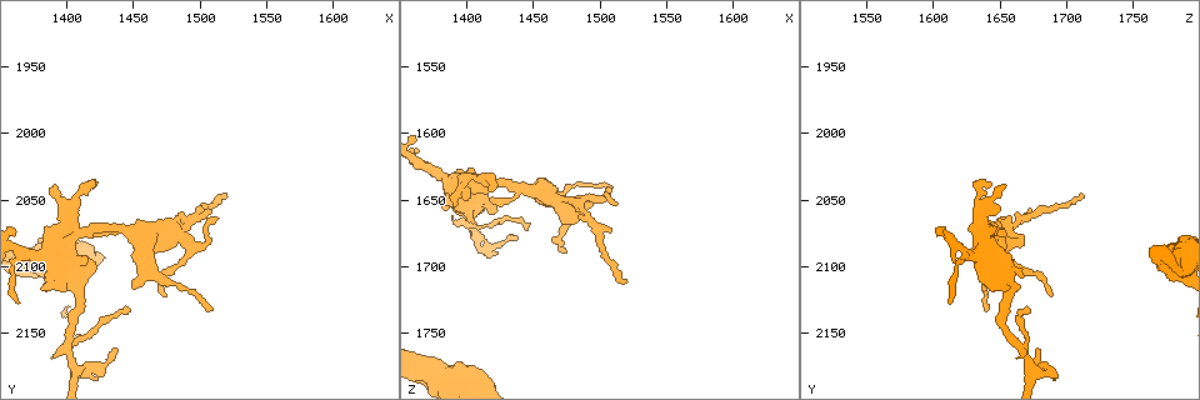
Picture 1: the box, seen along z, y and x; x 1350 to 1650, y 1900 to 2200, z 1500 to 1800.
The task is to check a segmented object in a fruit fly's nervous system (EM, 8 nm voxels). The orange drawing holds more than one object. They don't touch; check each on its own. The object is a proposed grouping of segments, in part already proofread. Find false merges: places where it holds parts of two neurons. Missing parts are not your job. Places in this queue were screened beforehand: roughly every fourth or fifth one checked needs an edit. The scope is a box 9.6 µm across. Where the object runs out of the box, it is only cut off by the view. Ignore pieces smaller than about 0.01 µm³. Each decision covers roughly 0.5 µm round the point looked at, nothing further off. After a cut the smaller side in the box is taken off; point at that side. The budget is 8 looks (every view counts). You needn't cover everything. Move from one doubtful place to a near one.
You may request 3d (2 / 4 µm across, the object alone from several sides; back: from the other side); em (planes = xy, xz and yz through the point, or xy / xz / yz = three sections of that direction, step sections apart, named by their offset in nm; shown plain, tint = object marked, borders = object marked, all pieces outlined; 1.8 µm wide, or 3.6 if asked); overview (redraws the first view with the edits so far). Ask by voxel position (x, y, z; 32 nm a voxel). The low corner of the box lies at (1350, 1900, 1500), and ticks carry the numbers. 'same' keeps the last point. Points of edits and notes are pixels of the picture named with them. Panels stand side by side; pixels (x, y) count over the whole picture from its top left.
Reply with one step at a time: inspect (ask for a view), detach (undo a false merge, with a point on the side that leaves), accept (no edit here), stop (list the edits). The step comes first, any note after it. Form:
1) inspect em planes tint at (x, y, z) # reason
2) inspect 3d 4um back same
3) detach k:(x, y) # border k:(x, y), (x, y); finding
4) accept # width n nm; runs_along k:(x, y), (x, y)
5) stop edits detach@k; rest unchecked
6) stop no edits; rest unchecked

inspect 3d 4um back at (1392, 2106, 1650) # thick turns thin

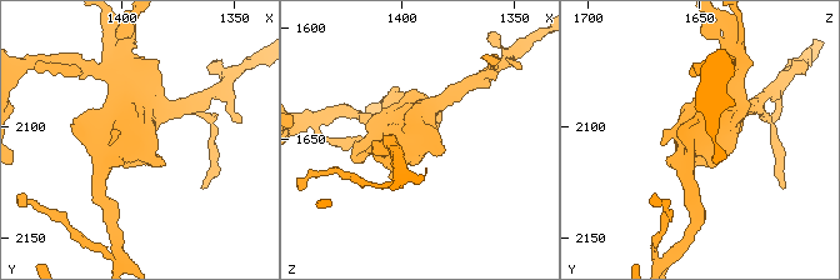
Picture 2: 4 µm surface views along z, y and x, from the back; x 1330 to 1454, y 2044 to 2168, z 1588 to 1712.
inspect em 3.6um planes borders at (1391, 2107, 1649) # need the tissue

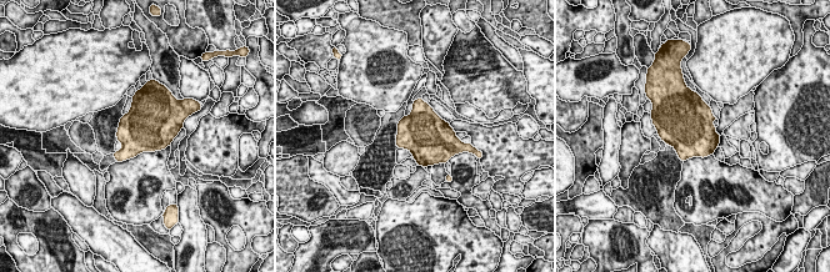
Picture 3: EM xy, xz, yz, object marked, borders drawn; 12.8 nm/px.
accept # all the same neuron

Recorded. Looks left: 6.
inspect em planes plain at (1482, 2076, 1650) # sharp bend

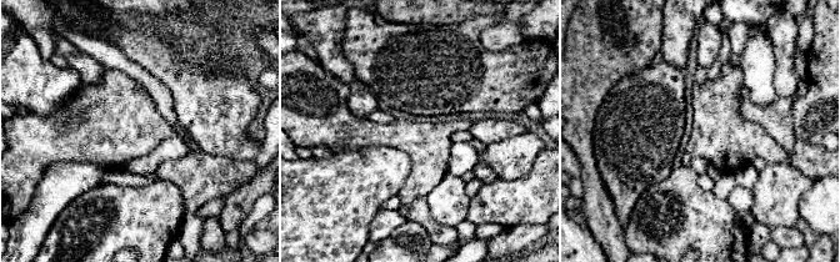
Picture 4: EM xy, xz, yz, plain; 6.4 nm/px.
inspect em planes tint same # where the object lies

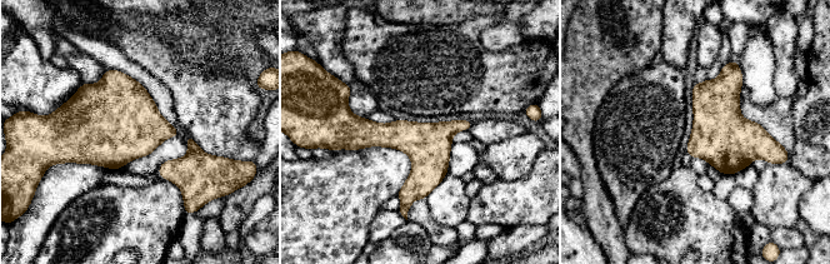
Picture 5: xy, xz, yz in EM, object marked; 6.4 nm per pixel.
accept # runs_along 5:(468, 124), (440, 134), (345, 125); continuous, no second neuron

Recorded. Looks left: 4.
inspect 3d 4um at (1374, 2096, 1782) # thick turns thin

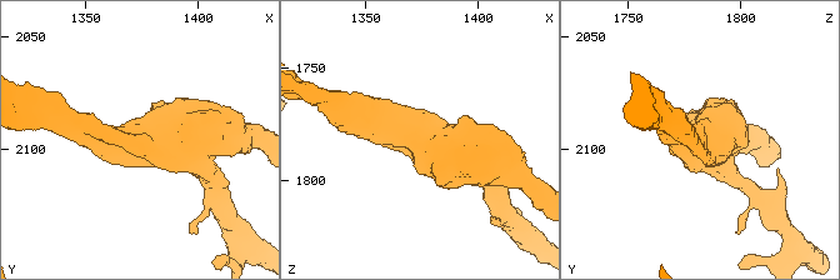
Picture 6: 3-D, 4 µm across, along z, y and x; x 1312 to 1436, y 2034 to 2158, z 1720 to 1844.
inspect em 3.6um xy step 8 tint at (1373, 2095, 1781) # shape alone is not enough

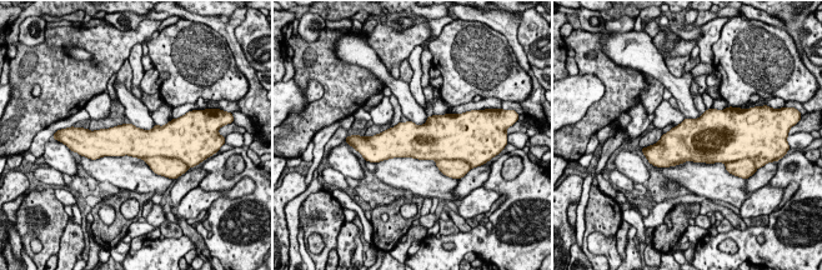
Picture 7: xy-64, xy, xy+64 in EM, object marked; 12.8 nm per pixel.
inspect em 3.6um planes tint same # cut it another way

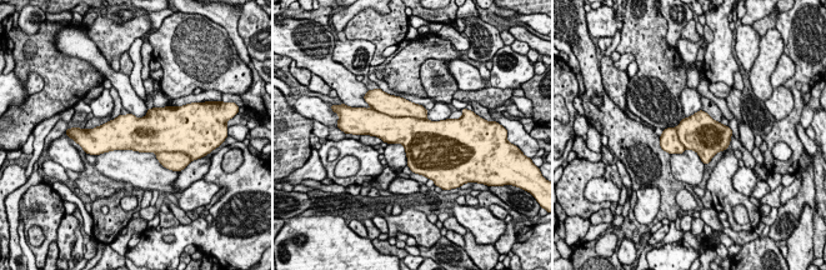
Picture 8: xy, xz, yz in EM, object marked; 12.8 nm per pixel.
detach 8:(396, 106) # width 440 nm; a second neuron is stuck on

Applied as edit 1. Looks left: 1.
stop edits detach@8; rest unchecked

